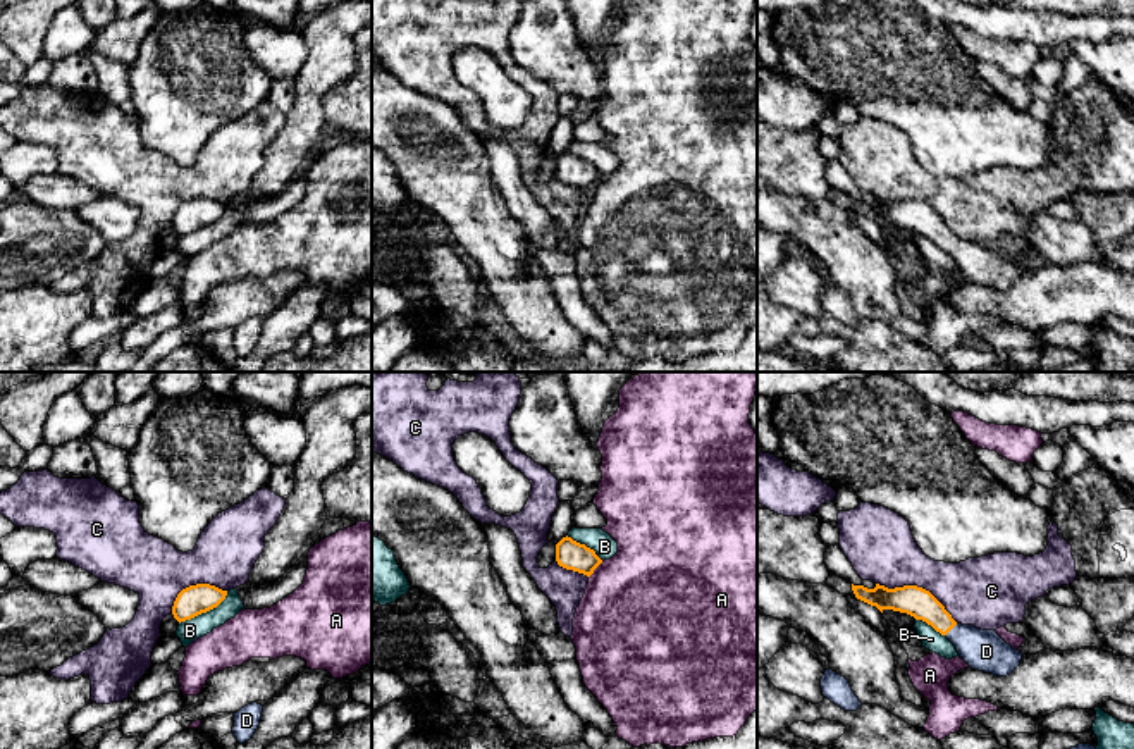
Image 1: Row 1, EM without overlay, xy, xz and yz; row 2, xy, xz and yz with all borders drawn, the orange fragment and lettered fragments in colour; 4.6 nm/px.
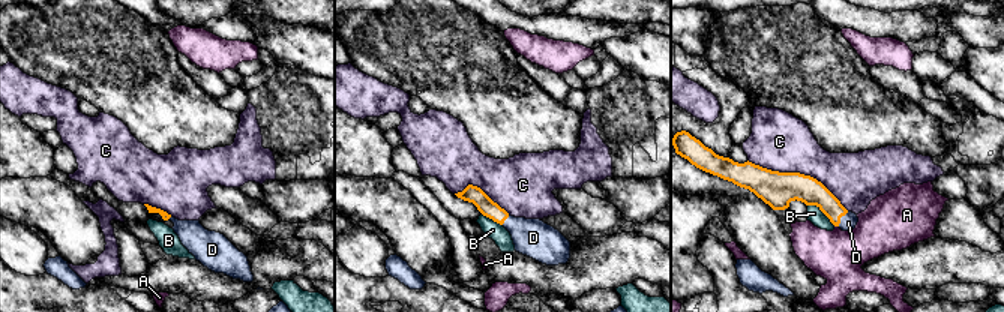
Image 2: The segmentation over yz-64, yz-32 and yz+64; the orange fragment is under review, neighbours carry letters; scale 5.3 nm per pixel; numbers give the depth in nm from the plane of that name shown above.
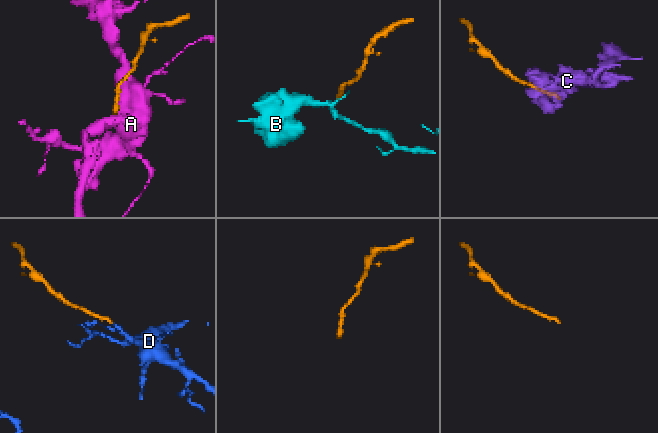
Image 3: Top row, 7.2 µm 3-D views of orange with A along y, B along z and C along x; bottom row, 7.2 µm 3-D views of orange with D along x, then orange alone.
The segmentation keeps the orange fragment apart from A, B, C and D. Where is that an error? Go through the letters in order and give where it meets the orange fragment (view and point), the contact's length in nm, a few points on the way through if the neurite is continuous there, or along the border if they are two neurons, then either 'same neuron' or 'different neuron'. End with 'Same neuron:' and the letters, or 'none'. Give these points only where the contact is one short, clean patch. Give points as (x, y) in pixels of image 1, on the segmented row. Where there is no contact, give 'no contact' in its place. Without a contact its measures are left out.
A: xz (594, 569) | 100 nm | different neuron
B: xy (205, 612) | 280 nm | along xy (228, 591), (215, 606), (179, 624) | different neuron
C: yz (916, 586) | 420 nm | different neuron
D: yz (950, 629) | 80 nm | across yz (916, 601), (950, 629), (986, 651) | same neuron
Same neuron: D

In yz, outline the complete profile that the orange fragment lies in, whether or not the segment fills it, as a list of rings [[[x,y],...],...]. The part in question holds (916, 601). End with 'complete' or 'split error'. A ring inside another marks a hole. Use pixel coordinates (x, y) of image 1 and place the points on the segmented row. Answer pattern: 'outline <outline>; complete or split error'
outline [[[852,584],[852,591],[857,599],[876,606],[881,613],[893,610],[926,622],[955,646],[958,656],[972,670],[1007,677],[1022,661],[1022,653],[1007,644],[995,630],[957,623],[945,606],[922,587],[903,585],[888,589],[876,584],[874,589],[867,589]]]; split error

